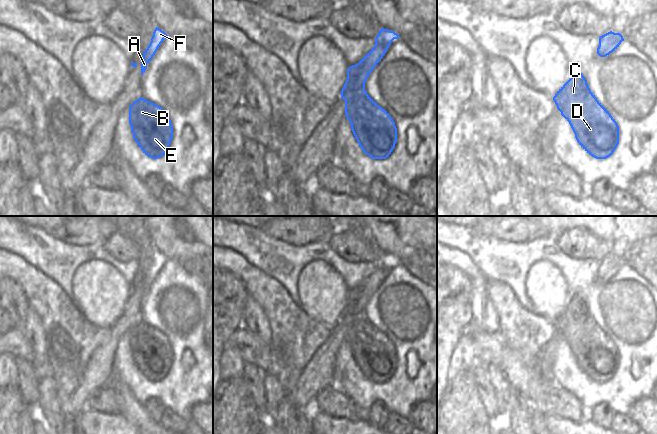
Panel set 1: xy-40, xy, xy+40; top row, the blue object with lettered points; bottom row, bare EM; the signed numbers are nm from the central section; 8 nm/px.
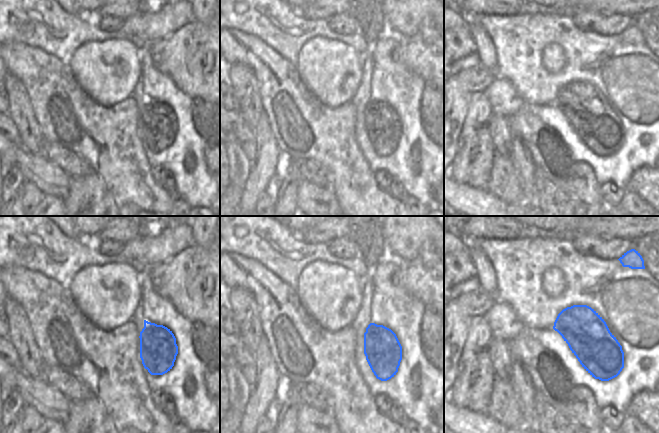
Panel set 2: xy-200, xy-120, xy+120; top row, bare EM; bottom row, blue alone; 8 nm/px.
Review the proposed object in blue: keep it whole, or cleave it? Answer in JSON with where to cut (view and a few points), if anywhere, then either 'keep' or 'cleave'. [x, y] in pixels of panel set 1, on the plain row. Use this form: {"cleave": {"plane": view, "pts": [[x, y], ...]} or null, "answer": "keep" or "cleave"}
{"cleave": null, "answer": "keep"}

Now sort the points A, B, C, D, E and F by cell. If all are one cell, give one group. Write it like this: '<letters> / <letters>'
A B C D E F

